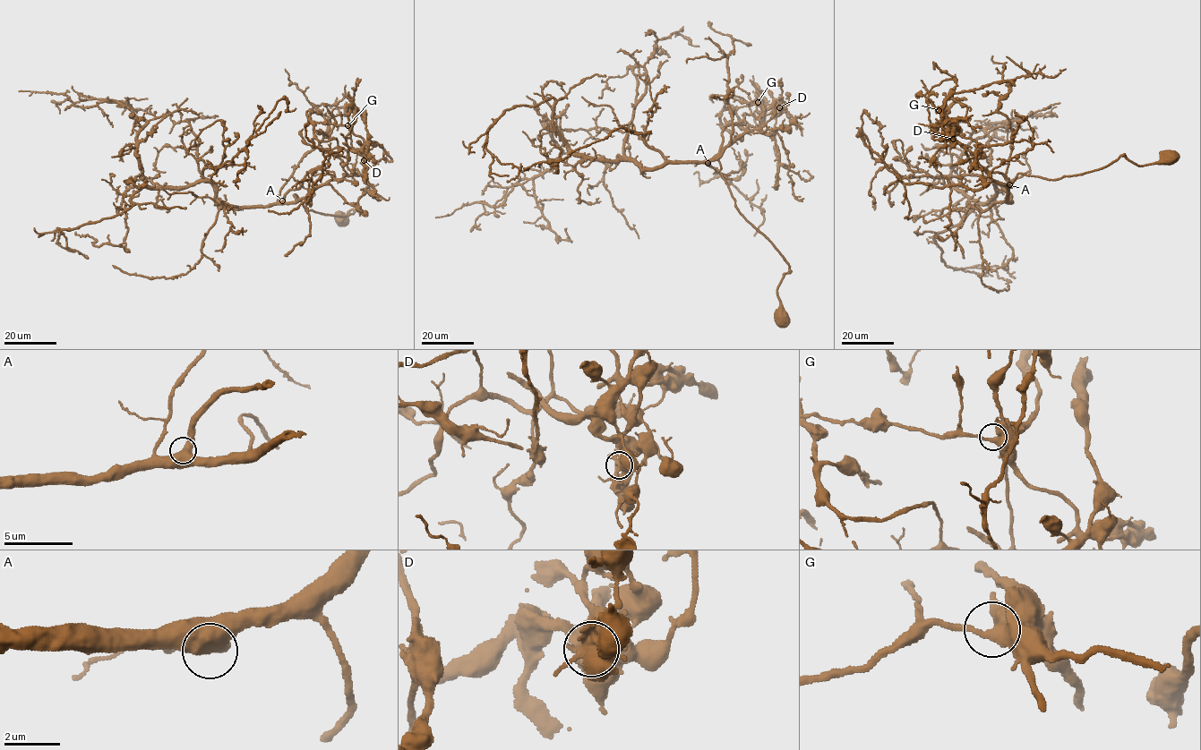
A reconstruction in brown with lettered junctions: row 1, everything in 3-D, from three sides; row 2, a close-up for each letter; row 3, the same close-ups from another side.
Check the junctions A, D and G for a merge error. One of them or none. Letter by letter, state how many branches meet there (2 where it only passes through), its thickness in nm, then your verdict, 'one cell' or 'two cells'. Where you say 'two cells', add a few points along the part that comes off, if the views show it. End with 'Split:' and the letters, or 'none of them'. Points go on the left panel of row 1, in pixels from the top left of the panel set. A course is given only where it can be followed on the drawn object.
A: 2 | 600 nm | one cell
D: 2 | 600 nm | two cells | (364, 160), (363, 146), (367, 134), (365, 115), (363, 115), (364, 113), (362, 120)
G: 2 | 500 nm | one cell
Split: D

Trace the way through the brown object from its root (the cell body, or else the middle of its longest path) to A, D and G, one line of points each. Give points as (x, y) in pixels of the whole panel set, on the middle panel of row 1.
A: (780, 319), (777, 288), (789, 265), (738, 210), (719, 171), (719, 162), (711, 159), (707, 163)
D: (780, 319), (777, 288), (789, 265), (738, 210), (718, 159), (763, 124), (762, 110), (764, 115), (778, 107)
G: (780, 319), (777, 288), (789, 265), (739, 210), (719, 171), (722, 151), (763, 124), (758, 102)

